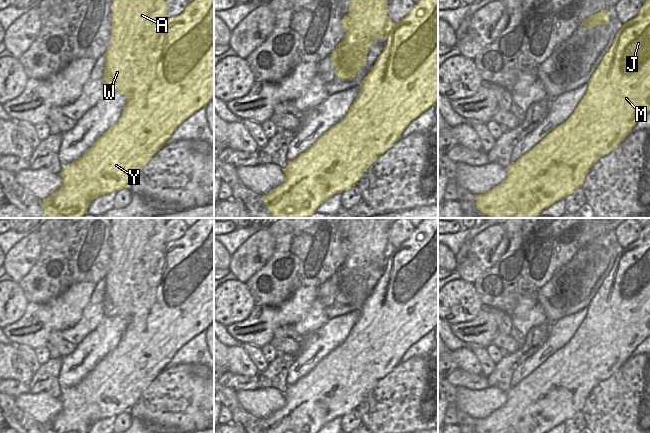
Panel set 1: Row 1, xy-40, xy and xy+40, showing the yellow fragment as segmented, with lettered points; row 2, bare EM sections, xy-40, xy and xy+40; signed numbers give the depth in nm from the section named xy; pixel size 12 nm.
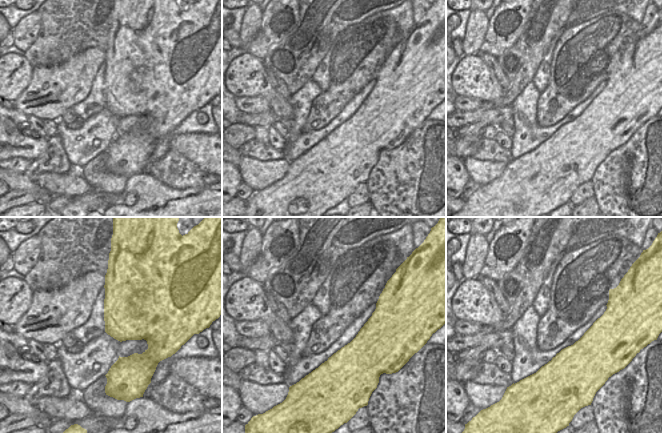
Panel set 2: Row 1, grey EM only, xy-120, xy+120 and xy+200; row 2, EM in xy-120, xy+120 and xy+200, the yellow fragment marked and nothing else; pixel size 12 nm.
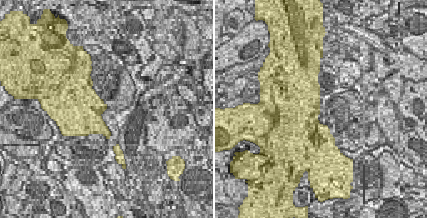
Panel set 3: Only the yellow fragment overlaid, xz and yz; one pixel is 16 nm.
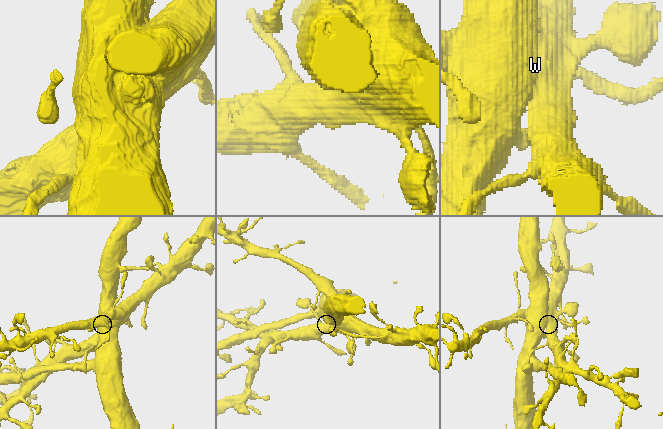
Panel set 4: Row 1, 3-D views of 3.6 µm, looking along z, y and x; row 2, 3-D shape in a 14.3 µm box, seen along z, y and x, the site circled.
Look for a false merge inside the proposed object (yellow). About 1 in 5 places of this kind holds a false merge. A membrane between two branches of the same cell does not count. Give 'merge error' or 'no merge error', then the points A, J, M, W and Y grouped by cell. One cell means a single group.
merge error; A W / J M Y

